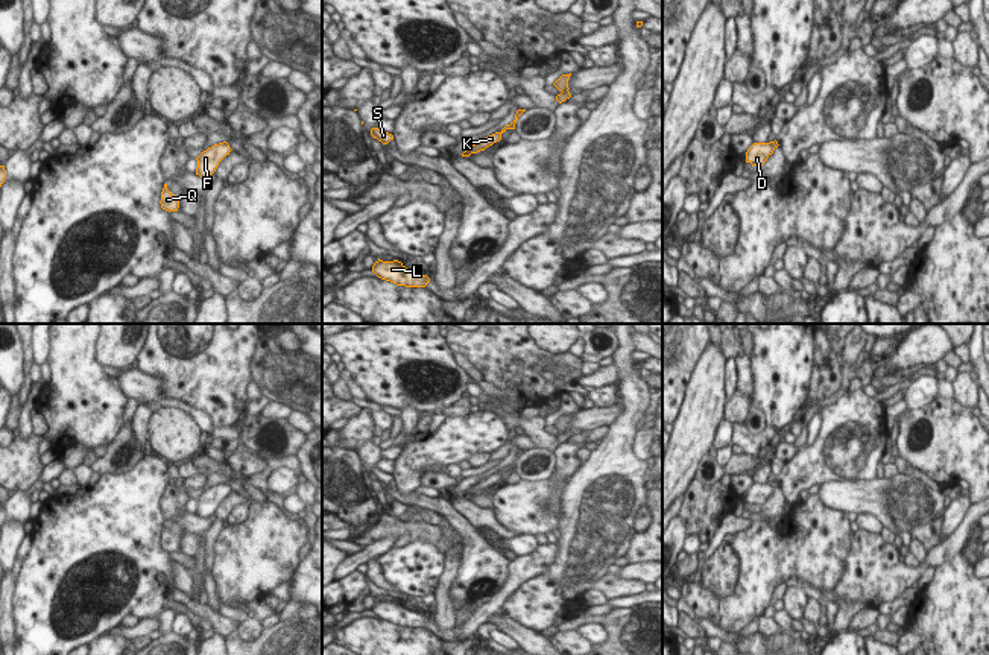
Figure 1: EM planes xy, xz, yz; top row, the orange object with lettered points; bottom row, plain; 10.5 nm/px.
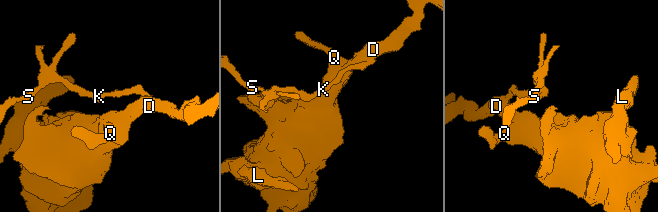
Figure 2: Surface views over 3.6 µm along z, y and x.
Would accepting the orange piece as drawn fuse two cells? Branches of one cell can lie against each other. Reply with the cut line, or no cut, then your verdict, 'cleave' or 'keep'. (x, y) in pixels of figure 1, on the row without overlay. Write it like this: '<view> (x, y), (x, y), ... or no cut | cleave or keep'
yz (769, 484), (774, 490) | cleave

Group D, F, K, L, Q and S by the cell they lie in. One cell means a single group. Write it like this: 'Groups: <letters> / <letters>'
Groups: D F L Q / K S

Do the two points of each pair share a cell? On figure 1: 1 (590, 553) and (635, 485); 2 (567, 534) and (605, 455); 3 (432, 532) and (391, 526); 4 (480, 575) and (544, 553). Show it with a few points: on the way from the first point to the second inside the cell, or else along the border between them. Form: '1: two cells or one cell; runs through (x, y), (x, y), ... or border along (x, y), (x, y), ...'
1: one cell; runs through (591, 537), (596, 525), (619, 502)
2: one cell; runs through (578, 514), (582, 491), (597, 474)
3: one cell; runs through (421, 529), (401, 528)
4: two cells; border along (509, 561), (508, 579), (489, 598)

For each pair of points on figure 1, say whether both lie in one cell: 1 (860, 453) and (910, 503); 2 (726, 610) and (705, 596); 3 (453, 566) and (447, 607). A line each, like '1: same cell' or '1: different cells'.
1: different cells
2: same cell
3: same cell

